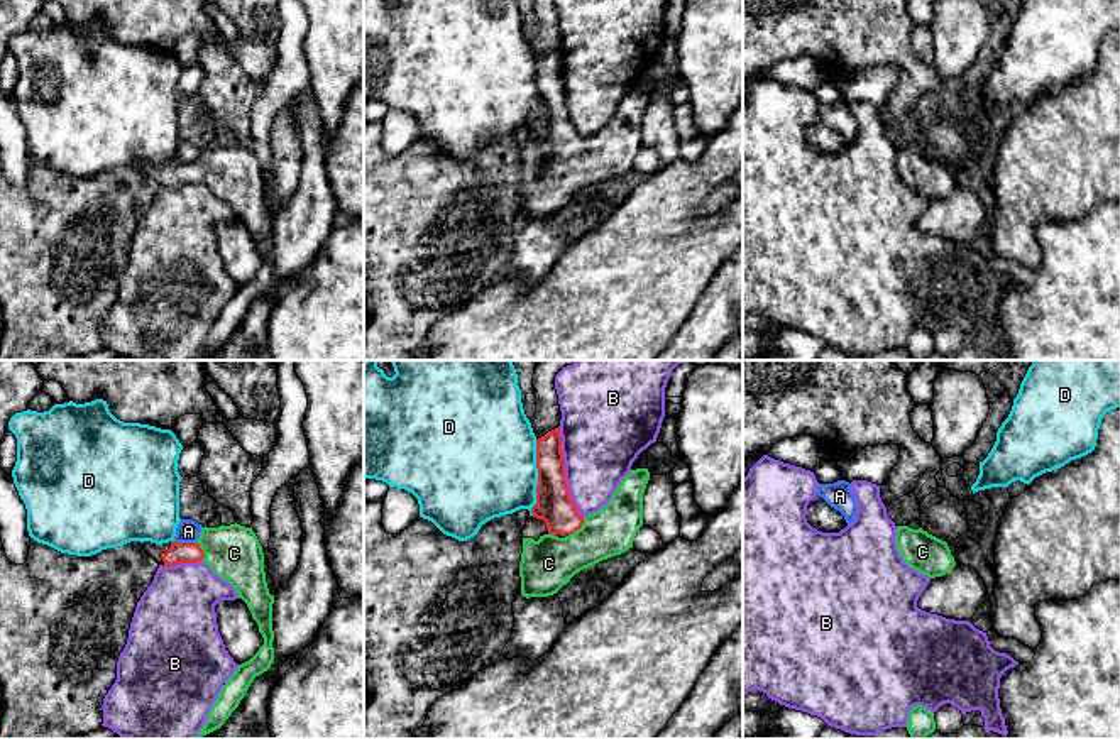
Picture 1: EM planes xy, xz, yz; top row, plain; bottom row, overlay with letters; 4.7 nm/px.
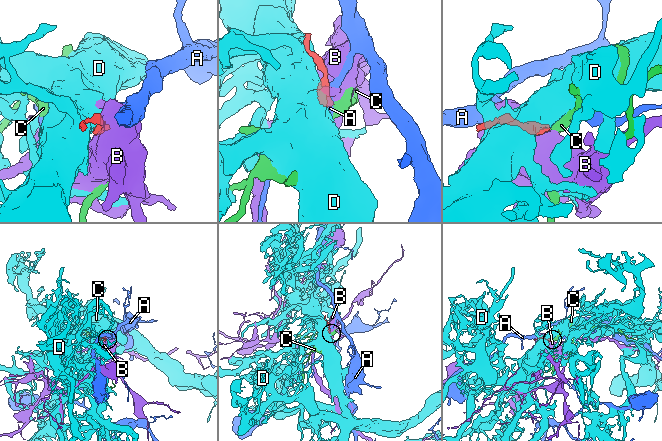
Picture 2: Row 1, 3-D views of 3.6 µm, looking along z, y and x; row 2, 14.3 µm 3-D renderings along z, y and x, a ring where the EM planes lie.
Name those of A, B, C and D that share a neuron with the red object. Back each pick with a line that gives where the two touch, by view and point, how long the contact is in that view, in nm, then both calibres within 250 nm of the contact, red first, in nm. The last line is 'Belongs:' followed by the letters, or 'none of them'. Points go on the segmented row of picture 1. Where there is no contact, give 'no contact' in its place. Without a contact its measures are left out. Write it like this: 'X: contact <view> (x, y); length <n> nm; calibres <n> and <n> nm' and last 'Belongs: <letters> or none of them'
C: contact xz (579, 528); length 120 nm; calibres 170 and 260 nm
Belongs: C

